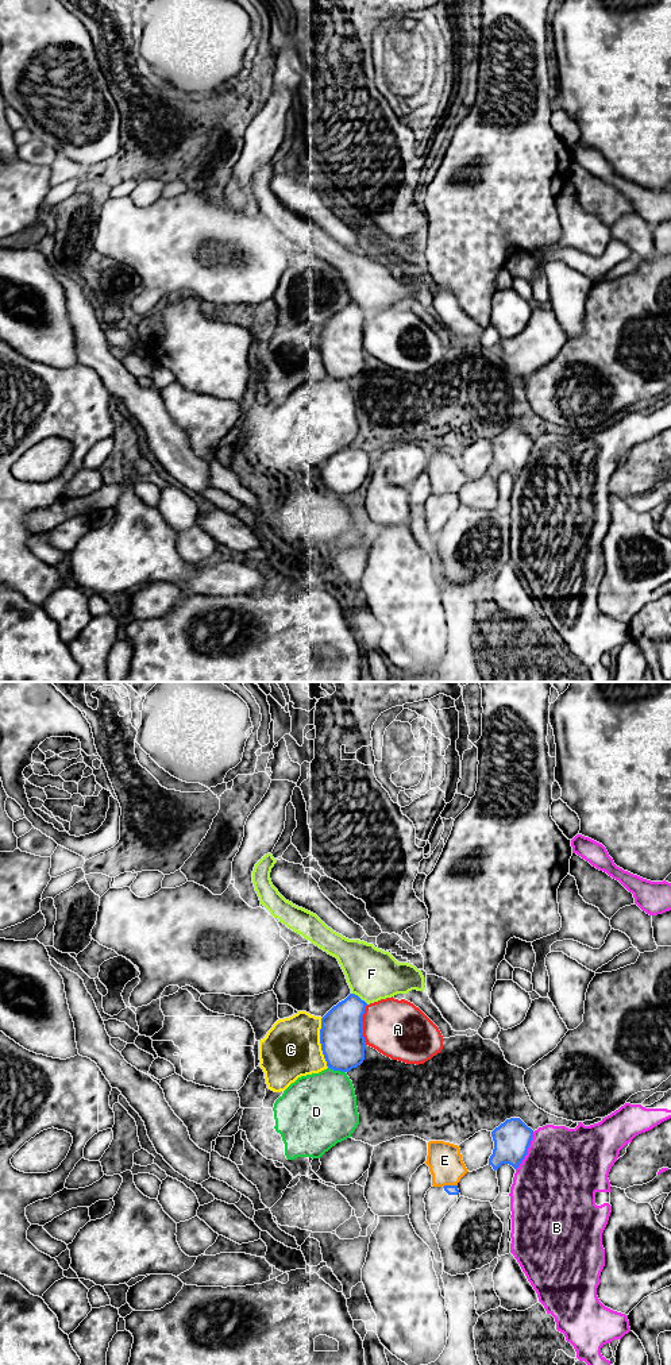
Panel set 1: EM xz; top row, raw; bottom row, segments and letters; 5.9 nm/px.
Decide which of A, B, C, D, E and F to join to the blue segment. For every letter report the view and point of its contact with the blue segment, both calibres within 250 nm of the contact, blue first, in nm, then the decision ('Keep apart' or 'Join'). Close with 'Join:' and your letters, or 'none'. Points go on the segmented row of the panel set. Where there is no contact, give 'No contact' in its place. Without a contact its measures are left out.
A: Touches blue at xz (362, 1025). Thickness 260 nm (blue) against 340 nm. Keep apart
B: Touches blue at xz (527, 1151). Thickness 220 nm (blue) against 480 nm. Keep apart
C: Touches blue at xz (320, 1042). Thickness 260 nm (blue) against 340 nm. Keep apart
D: Touches blue at xz (336, 1069). Thickness 260 nm (blue) against 420 nm. Keep apart
E: Touches blue at xz (450, 1186). Thickness 60 nm (blue) against 200 nm. Keep apart
F: Touches blue at xz (359, 998). Thickness 260 nm (blue) against 300 nm. Join
Join: F

